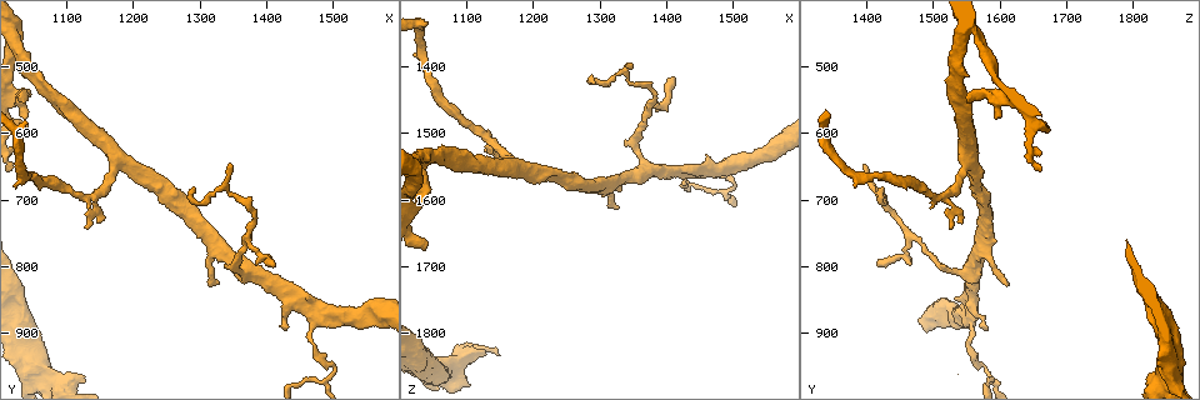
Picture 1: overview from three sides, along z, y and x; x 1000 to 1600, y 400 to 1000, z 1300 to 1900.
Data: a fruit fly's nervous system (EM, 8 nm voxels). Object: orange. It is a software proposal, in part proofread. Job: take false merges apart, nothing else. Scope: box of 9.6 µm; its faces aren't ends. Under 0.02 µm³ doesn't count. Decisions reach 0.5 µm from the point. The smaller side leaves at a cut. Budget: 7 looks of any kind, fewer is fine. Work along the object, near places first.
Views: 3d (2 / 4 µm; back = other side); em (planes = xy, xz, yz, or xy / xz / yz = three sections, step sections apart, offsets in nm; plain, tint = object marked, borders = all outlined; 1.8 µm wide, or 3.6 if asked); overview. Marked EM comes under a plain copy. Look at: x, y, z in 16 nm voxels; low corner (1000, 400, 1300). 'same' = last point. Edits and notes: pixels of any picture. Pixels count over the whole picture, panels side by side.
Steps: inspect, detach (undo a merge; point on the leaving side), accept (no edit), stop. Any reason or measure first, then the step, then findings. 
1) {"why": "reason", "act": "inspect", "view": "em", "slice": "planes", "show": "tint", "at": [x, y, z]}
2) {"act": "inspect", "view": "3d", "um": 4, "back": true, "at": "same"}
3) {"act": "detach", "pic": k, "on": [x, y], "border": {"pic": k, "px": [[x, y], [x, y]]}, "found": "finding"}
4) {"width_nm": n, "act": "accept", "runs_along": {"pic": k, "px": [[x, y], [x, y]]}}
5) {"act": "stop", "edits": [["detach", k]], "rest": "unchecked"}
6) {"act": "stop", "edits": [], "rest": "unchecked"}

{"why": "side arm on a straight run", "act": "inspect", "view": "em", "slice": "planes", "show": "tint", "at": [1490, 875, 1550]}

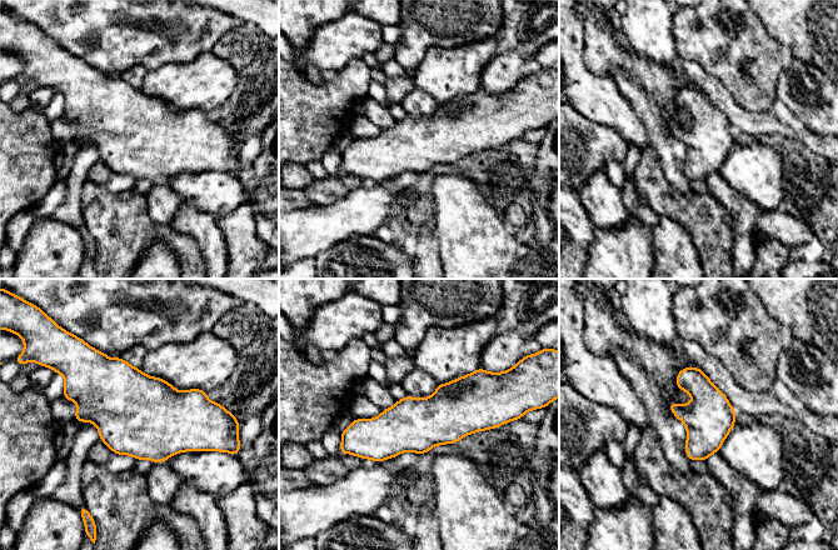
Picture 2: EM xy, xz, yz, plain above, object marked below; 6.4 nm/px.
{"act": "accept", "runs_along": {"pic": 2, "px": [[494, 413], [345, 433]]}, "found": "all the same cell"}

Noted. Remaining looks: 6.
{"why": "arms part here", "act": "inspect", "view": "em", "slice": "planes", "show": "tint", "at": [1335, 775, 1570]}

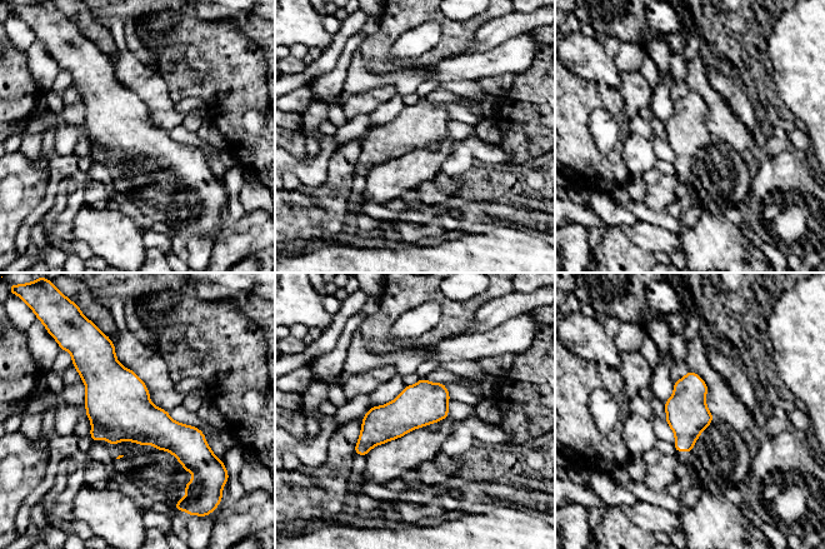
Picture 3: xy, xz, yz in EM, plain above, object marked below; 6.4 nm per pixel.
{"act": "accept", "found": "all the same cell"}

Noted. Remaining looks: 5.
{"act": "inspect", "view": "3d", "um": 2, "at": [1185, 635, 1550]}

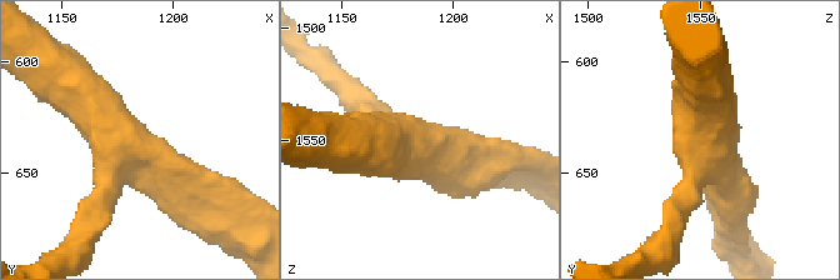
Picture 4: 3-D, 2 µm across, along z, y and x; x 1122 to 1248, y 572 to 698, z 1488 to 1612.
{"why": "need the tissue", "act": "inspect", "view": "em", "slice": "planes", "show": "tint", "at": [1181, 640, 1553]}

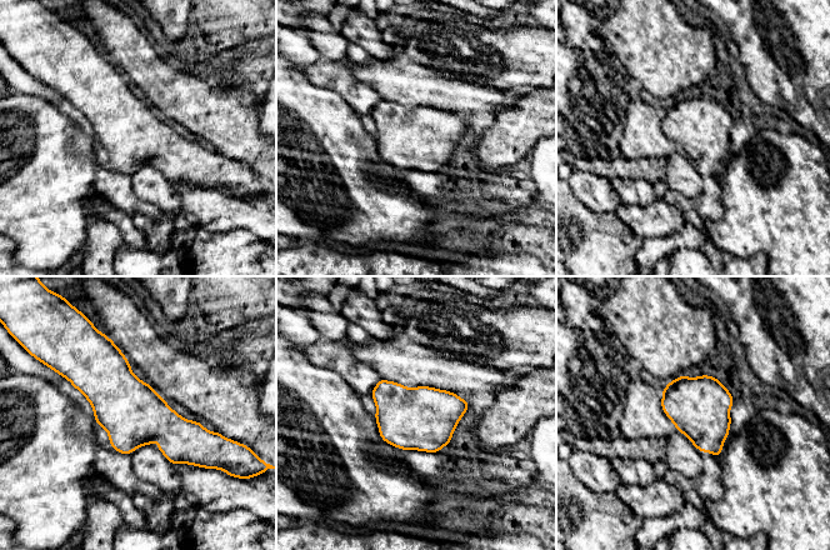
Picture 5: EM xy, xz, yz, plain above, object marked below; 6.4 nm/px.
{"act": "accept", "found": "one cell here"}

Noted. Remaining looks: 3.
{"act": "stop", "edits": [], "rest": "unchecked"}

